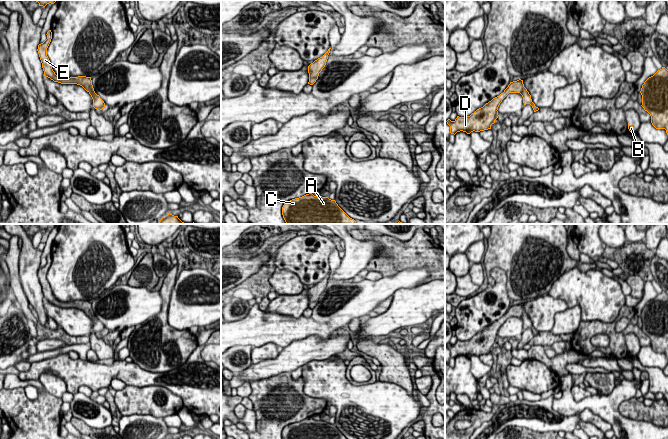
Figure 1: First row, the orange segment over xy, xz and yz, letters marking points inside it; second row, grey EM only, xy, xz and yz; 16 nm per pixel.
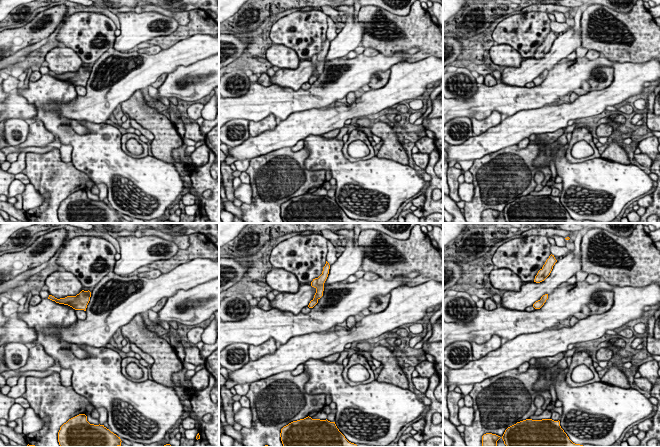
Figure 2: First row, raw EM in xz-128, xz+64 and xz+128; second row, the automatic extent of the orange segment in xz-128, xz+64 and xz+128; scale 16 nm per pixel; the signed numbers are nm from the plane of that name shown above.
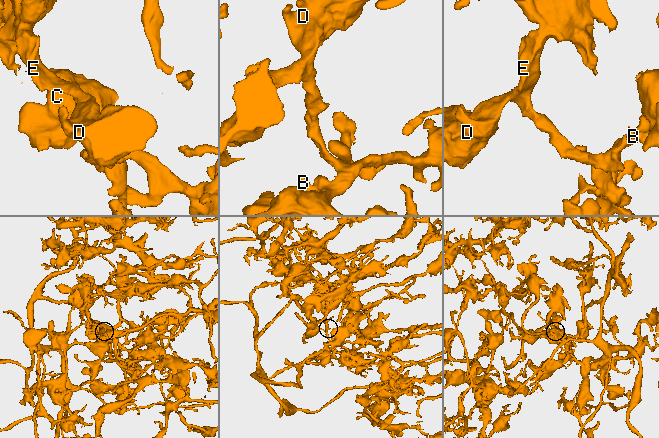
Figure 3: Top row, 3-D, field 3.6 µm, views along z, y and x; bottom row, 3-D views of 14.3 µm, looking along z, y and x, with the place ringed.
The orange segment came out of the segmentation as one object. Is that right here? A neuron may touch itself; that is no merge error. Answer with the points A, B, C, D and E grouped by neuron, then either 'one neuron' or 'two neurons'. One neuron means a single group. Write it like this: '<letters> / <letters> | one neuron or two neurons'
A B C D E | one neuron

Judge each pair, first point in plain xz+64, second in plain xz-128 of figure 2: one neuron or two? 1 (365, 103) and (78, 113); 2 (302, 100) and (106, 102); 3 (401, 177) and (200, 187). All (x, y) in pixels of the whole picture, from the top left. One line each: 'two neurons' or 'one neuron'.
1: two neurons
2: one neuron
3: two neurons

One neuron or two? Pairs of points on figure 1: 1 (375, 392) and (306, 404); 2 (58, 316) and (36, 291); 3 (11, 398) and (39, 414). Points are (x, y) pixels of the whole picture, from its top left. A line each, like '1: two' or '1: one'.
1: two
2: two
3: one

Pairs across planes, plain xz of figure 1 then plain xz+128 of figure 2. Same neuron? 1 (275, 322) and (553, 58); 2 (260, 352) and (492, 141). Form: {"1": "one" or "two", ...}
{"1": "two", "2": "two"}

